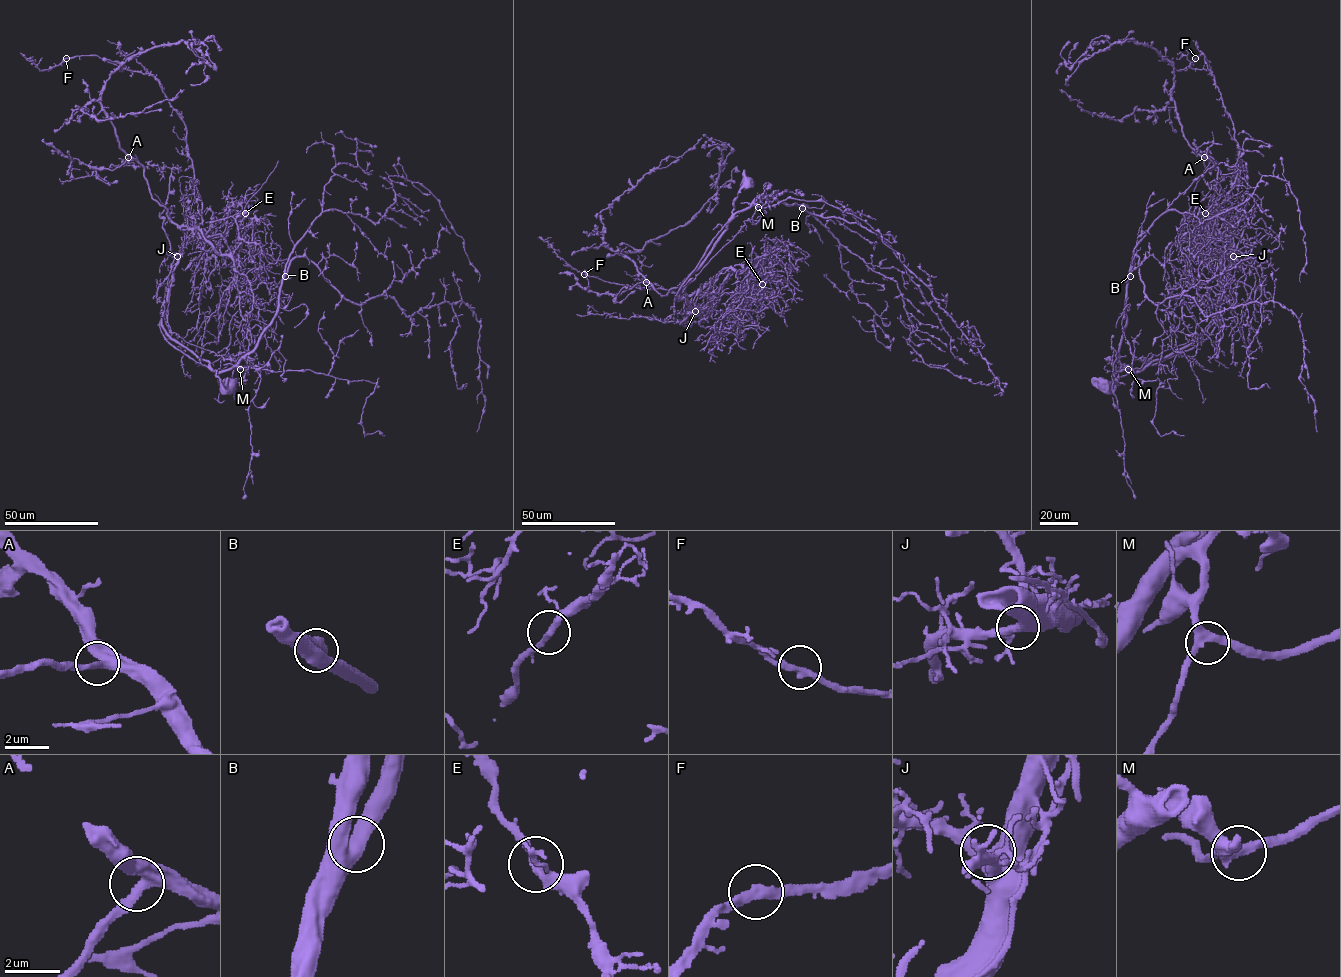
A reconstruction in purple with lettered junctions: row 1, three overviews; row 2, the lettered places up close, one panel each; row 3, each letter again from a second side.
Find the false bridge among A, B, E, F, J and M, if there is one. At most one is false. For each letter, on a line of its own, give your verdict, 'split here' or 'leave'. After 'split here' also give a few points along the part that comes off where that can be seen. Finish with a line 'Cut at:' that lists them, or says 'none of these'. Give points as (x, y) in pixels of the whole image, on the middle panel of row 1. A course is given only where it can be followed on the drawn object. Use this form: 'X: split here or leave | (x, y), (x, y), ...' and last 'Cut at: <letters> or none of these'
A: leave
B: leave
E: split here | (762, 284), (767, 267), (726, 267), (661, 296), (617, 252), (685, 226), (717, 192), (732, 148), (702, 147)
F: leave
J: leave
M: leave
Cut at: E

